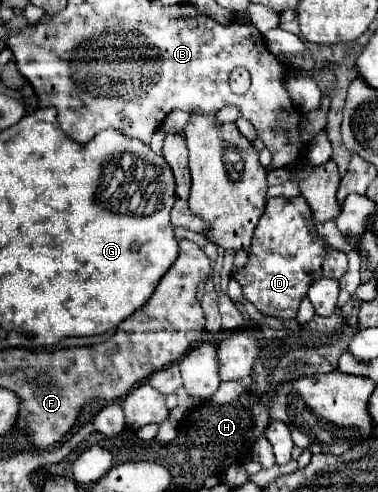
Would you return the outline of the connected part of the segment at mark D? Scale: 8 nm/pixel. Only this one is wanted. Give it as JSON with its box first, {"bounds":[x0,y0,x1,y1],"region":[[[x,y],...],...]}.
{"bounds":[235,197,345,317],"region":[[[273,197],[267,201],[265,213],[255,227],[249,261],[235,273],[235,279],[243,287],[245,297],[257,307],[257,311],[275,317],[295,317],[301,299],[307,295],[309,285],[319,275],[339,279],[345,271],[345,253],[335,251],[317,239],[307,201],[303,201],[303,197]]]}

